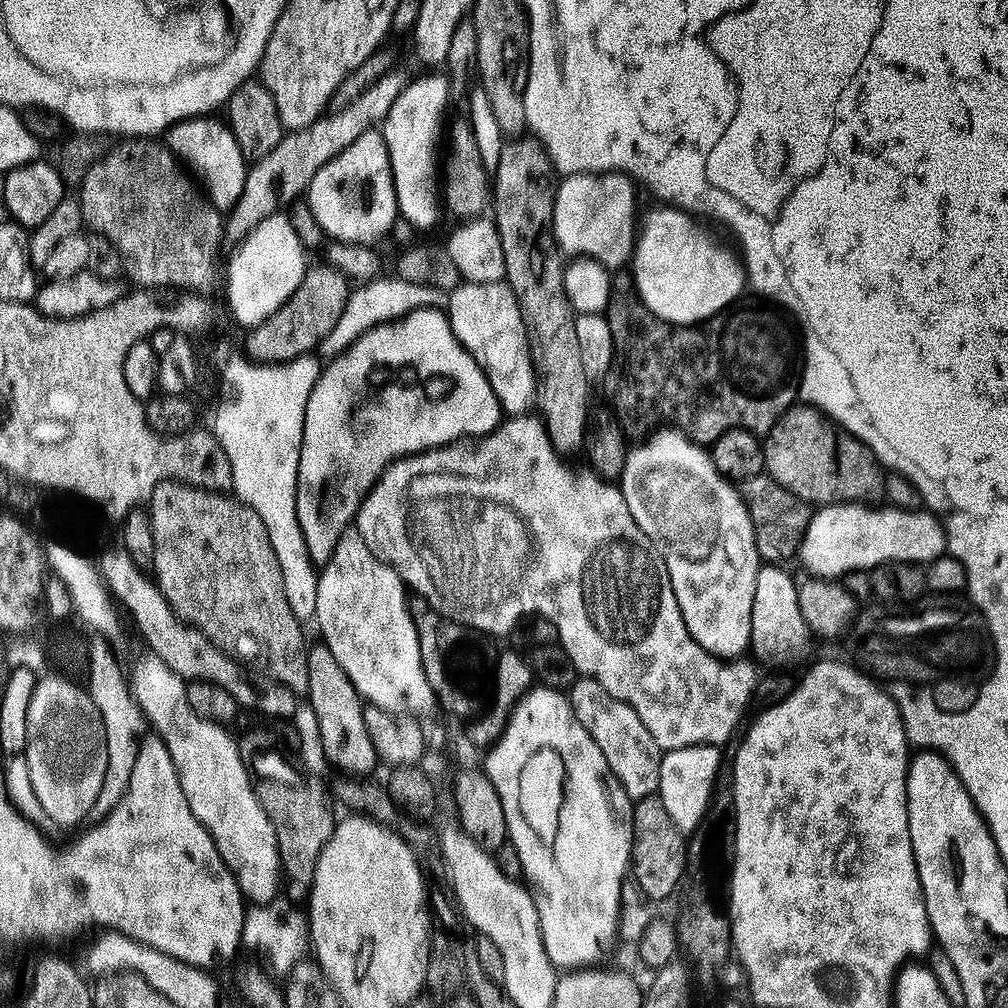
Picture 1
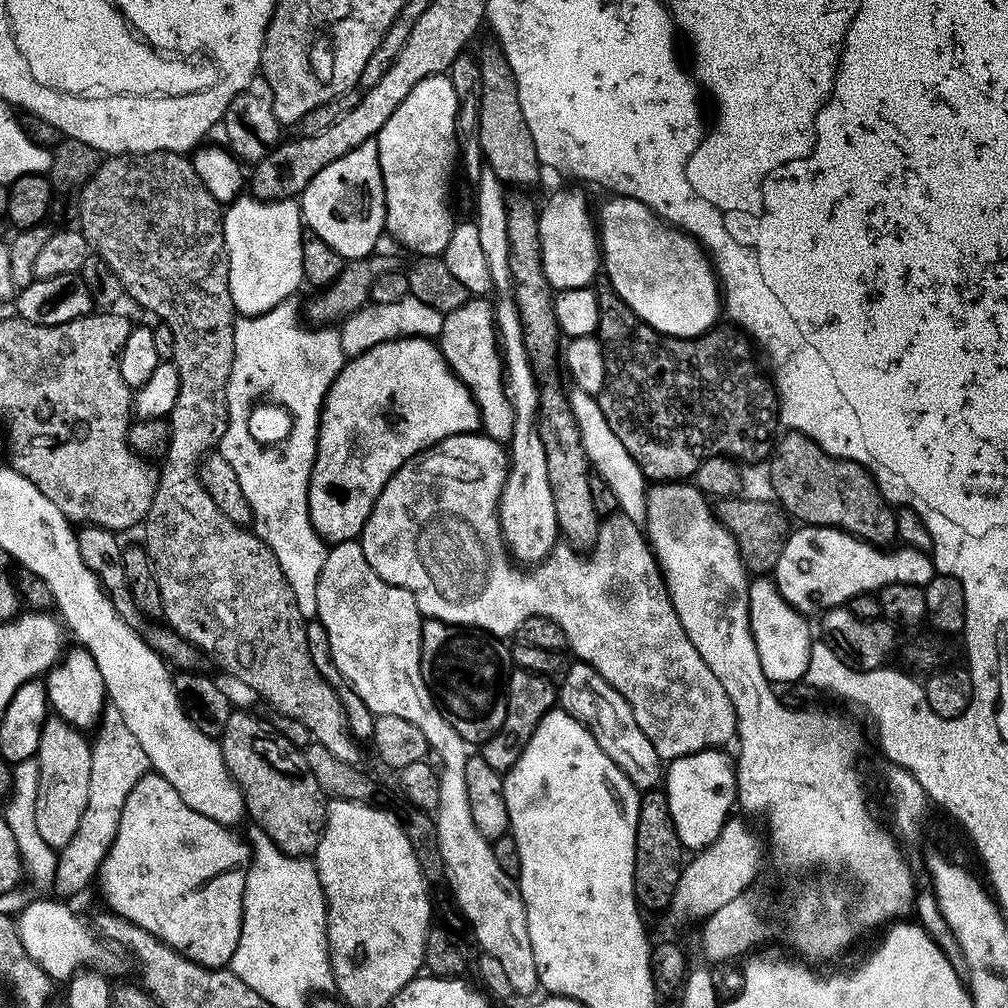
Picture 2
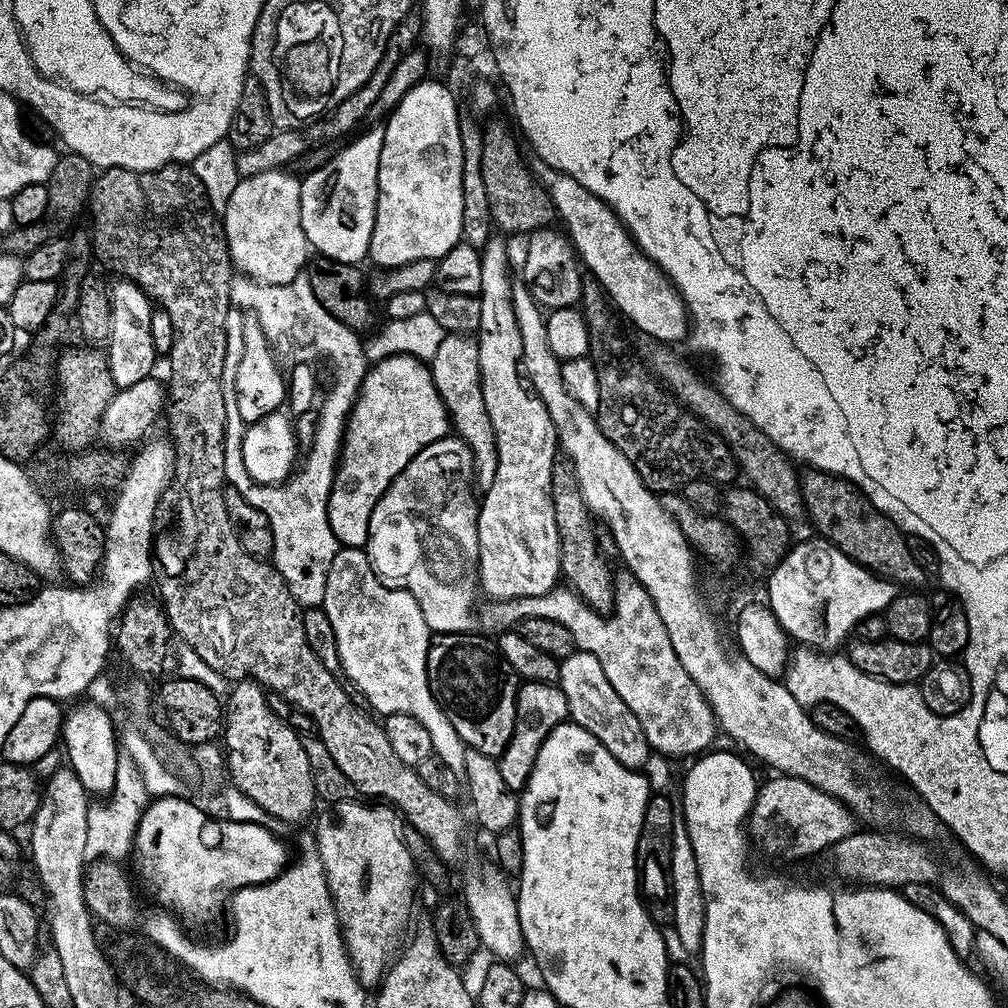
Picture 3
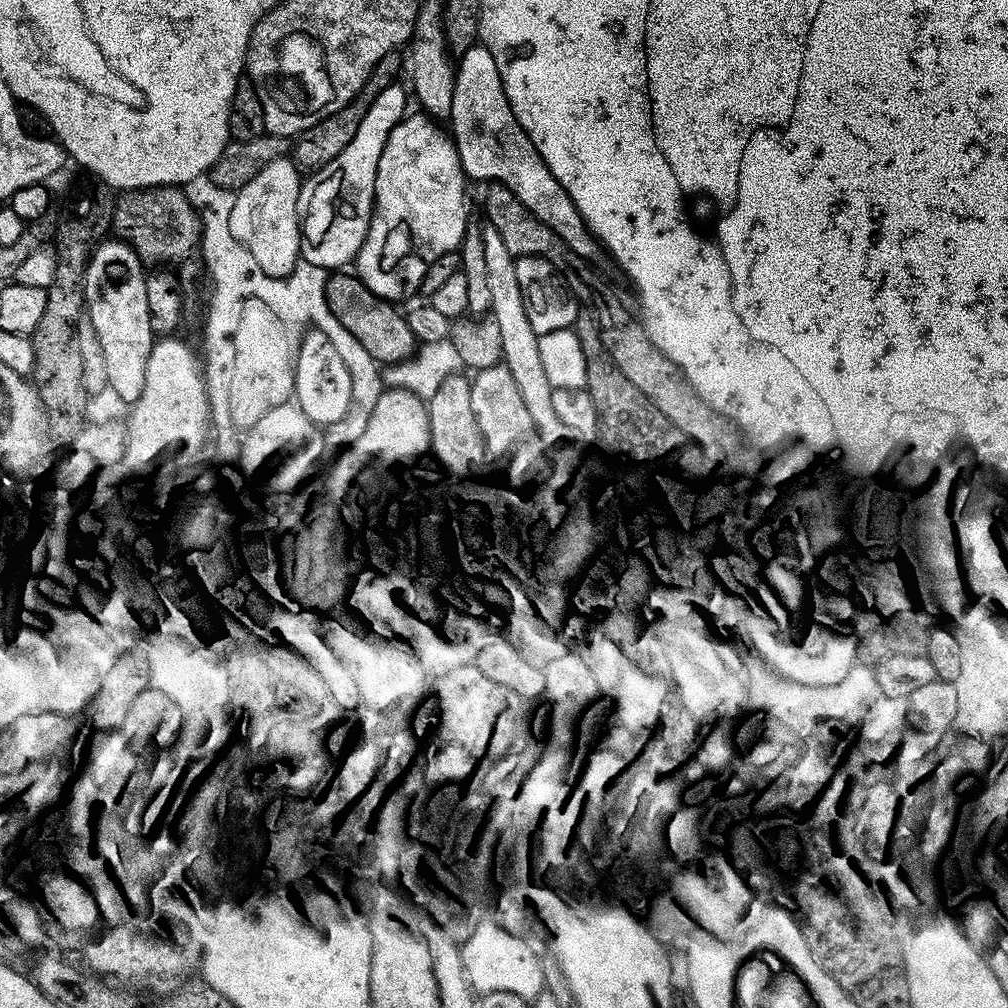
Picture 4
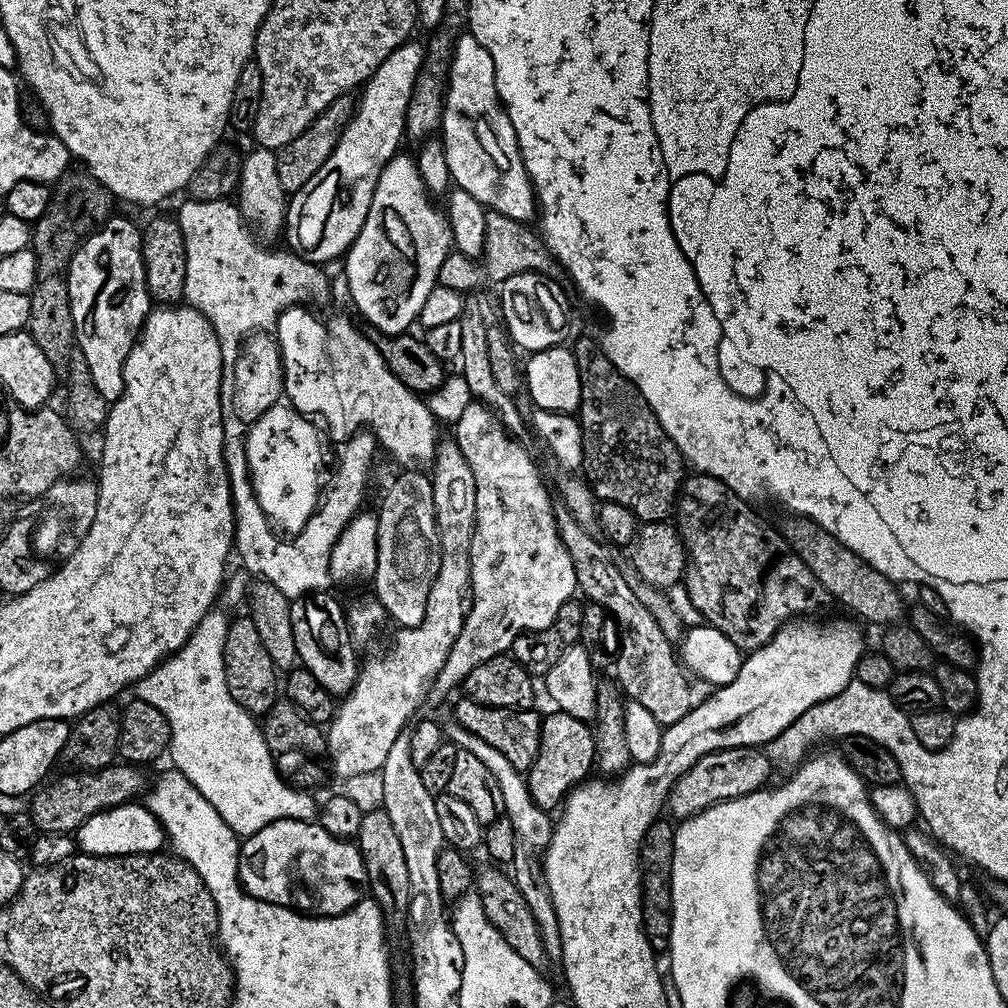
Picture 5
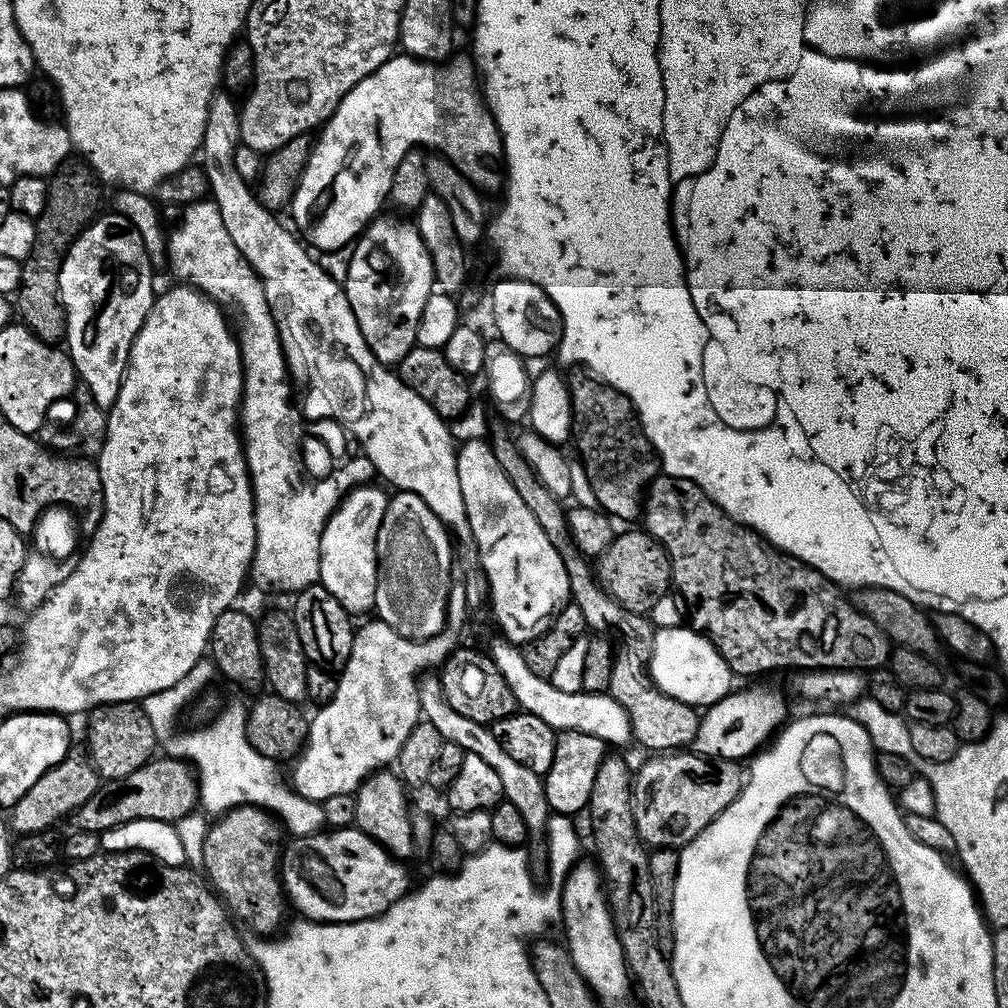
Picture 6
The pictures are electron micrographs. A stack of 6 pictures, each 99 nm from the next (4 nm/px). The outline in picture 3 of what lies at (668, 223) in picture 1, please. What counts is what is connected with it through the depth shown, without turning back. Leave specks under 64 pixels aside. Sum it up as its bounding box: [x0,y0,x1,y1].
[530,158,690,342]

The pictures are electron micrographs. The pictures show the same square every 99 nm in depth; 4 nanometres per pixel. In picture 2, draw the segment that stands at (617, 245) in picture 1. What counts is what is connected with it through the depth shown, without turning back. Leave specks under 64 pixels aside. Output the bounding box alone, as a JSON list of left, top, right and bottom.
[538,188,602,292]

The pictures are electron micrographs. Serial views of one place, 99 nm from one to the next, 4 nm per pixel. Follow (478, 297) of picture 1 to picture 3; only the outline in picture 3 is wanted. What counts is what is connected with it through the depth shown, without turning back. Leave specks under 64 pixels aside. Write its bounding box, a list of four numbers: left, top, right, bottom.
[429,335,497,493]

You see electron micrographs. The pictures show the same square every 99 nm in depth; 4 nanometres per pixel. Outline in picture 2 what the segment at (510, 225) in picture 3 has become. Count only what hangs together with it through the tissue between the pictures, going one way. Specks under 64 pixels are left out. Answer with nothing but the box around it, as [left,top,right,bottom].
[478,47,542,184]

